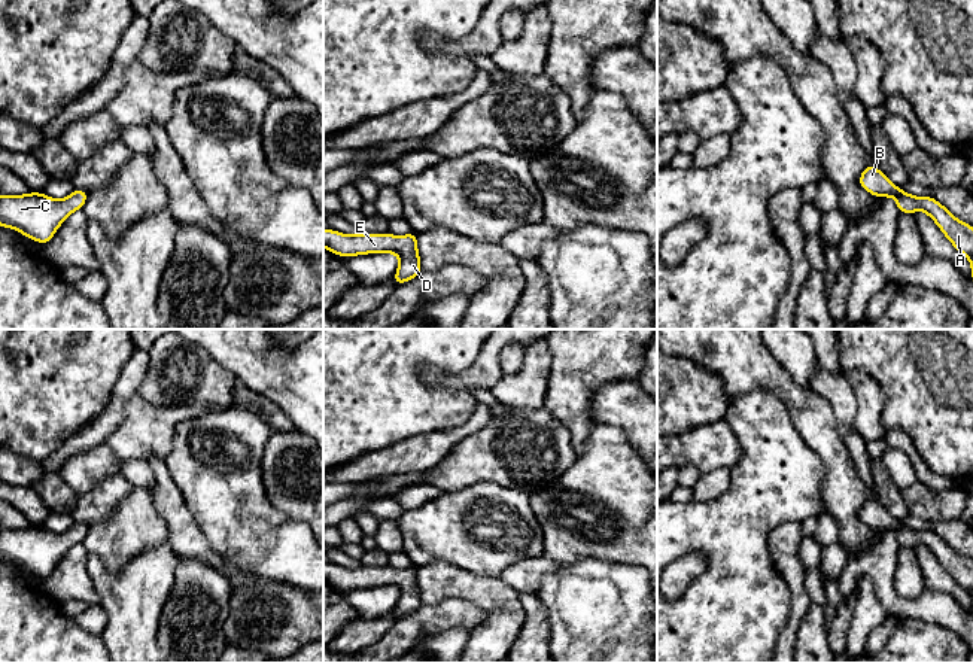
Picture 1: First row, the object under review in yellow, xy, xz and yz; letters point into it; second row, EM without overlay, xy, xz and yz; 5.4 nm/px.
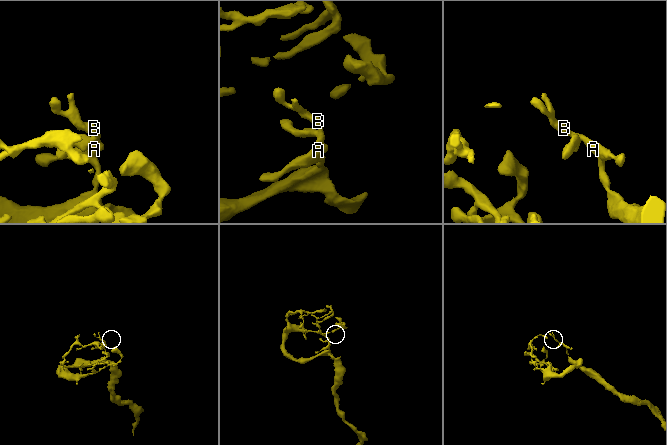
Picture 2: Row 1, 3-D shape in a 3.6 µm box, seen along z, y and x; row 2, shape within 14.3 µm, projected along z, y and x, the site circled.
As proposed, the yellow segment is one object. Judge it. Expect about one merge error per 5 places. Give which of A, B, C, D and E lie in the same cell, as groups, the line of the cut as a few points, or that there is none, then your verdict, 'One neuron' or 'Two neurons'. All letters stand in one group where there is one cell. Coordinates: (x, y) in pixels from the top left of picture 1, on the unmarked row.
Groups: A B C D E. No split. One neuron

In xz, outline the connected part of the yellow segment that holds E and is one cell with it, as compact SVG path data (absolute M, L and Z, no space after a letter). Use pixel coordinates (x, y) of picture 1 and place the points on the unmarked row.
M323 563L323 581L346 591L367 587L395 587L399 590L399 600L393 609L393 618L402 618L417 611L423 603L417 584L417 568L356 568L347 569L335 563Z

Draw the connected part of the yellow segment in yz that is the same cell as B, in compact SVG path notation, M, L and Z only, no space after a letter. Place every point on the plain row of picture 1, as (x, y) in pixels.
M866 498L861 510L858 511L858 517L860 520L867 524L869 527L875 529L875 530L894 530L897 535L897 542L898 547L915 547L916 544L922 544L925 545L934 556L936 559L942 563L942 566L945 568L945 571L954 578L954 581L963 587L964 590L969 591L970 597L972 597L972 614L973 614L973 560L957 553L955 550L951 548L951 545L940 536L936 535L934 530L913 530L904 524L901 524L897 518L891 517L885 508L873 499Z

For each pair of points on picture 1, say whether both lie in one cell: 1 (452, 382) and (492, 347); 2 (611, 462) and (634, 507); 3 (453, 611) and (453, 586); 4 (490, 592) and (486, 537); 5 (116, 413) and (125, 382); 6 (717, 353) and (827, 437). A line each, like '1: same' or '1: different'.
1: same
2: same
3: different
4: different
5: same
6: same

